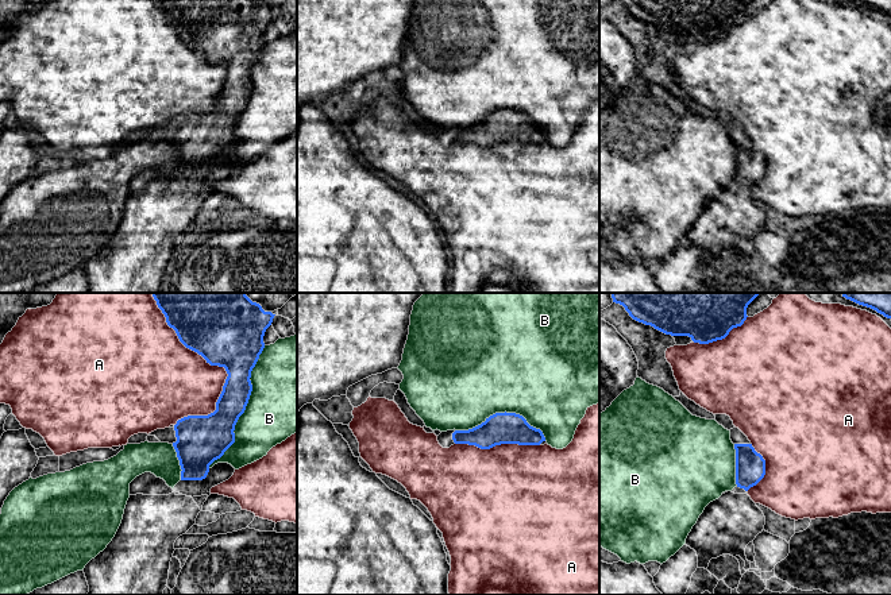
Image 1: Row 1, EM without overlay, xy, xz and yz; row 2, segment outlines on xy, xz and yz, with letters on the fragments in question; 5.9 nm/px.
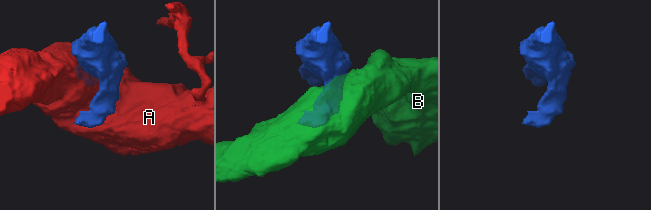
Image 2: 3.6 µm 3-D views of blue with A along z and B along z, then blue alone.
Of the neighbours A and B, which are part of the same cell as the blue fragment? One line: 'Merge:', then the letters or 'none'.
Merge: none

